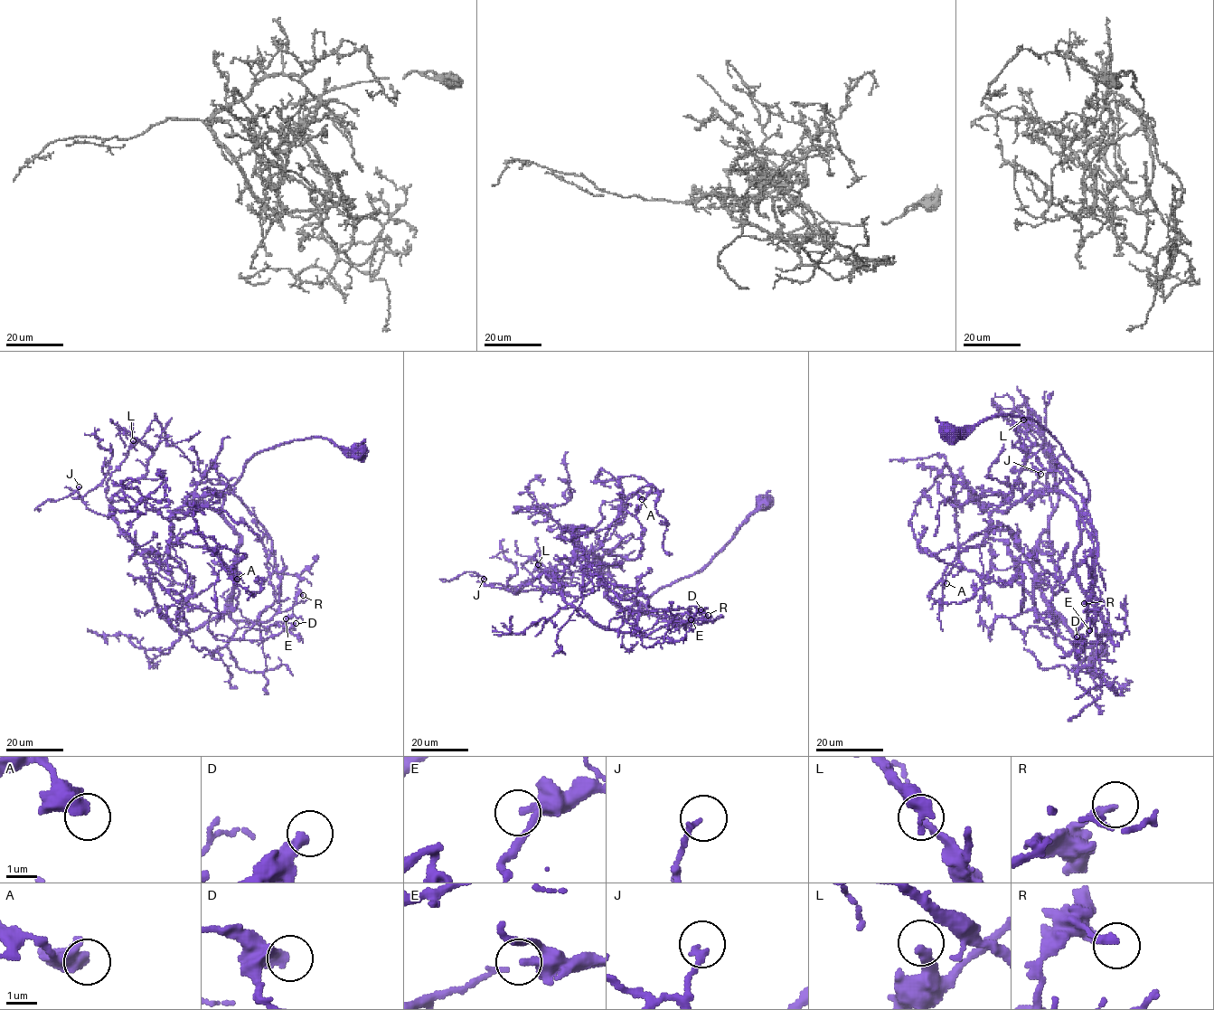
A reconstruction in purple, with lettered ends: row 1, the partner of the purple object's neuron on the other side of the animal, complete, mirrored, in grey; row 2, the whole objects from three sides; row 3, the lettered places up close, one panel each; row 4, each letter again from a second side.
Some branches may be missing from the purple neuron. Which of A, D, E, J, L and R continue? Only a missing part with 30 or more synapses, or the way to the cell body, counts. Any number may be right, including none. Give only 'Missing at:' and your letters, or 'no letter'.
Missing at: no letter

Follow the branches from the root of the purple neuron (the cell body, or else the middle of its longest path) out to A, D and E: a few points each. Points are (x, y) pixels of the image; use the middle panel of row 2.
A: (764, 503), (701, 569), (663, 586), (627, 619), (575, 537), (606, 529), (628, 498), (642, 499)
D: (764, 503), (701, 569), (663, 586), (627, 619), (643, 608), (635, 630), (642, 635), (659, 618), (701, 609)
E: (764, 503), (701, 569), (663, 586), (627, 618), (643, 608), (635, 630), (641, 636), (698, 619), (691, 619)

